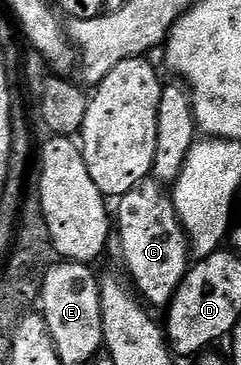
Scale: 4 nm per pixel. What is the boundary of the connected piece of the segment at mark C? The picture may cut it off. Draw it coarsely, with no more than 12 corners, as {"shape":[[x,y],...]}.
{"shape":[[150,178],[116,204],[132,287],[164,309],[191,267],[173,197]]}

